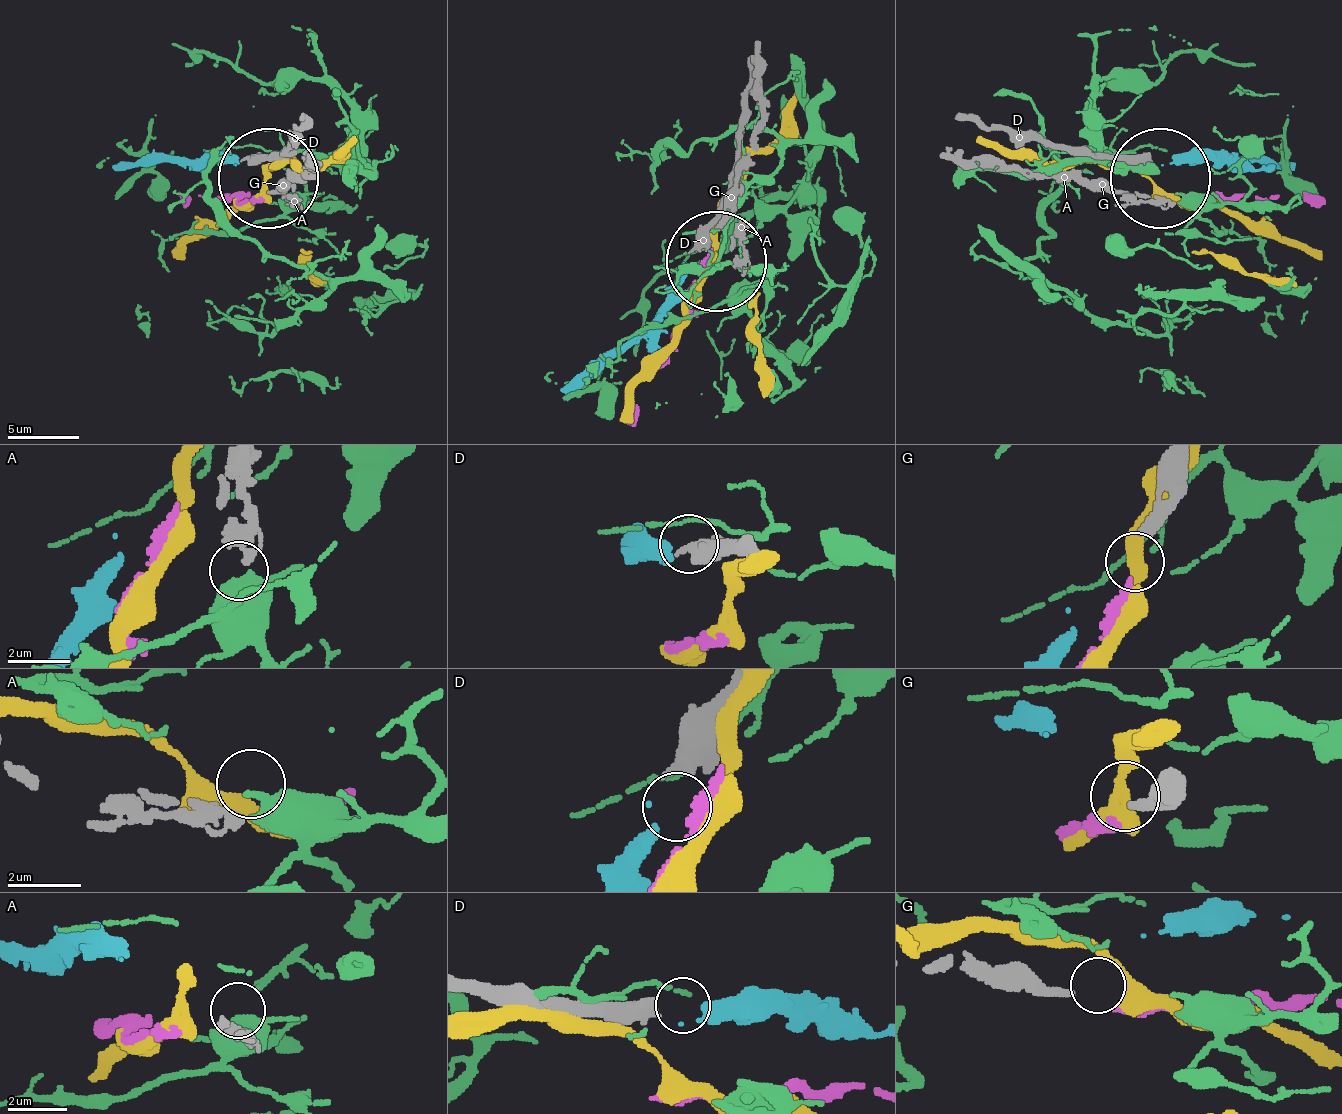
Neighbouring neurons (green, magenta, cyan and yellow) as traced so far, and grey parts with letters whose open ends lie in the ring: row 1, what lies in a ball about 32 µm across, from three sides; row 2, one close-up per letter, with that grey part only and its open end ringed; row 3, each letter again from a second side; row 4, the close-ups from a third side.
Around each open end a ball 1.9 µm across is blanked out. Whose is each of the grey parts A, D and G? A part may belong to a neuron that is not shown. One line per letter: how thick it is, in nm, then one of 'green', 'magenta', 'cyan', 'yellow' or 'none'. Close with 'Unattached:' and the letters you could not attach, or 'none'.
A: 240 nm | none
D: 440 nm | cyan
G: 320 nm | none
Unattached: A, G

